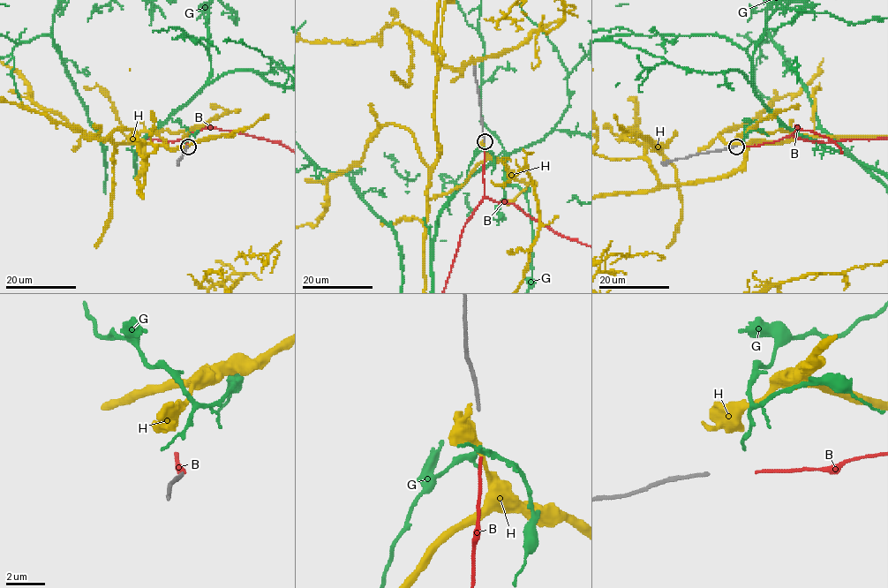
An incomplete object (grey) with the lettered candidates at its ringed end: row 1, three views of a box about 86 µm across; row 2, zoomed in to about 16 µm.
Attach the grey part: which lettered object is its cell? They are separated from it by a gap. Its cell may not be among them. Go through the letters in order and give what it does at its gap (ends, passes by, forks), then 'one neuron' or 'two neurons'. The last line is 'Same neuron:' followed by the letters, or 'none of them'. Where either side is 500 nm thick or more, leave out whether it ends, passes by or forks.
B: it ends; one neuron
G: it ends; two neurons
H: it ends; two neurons
Same neuron: B

